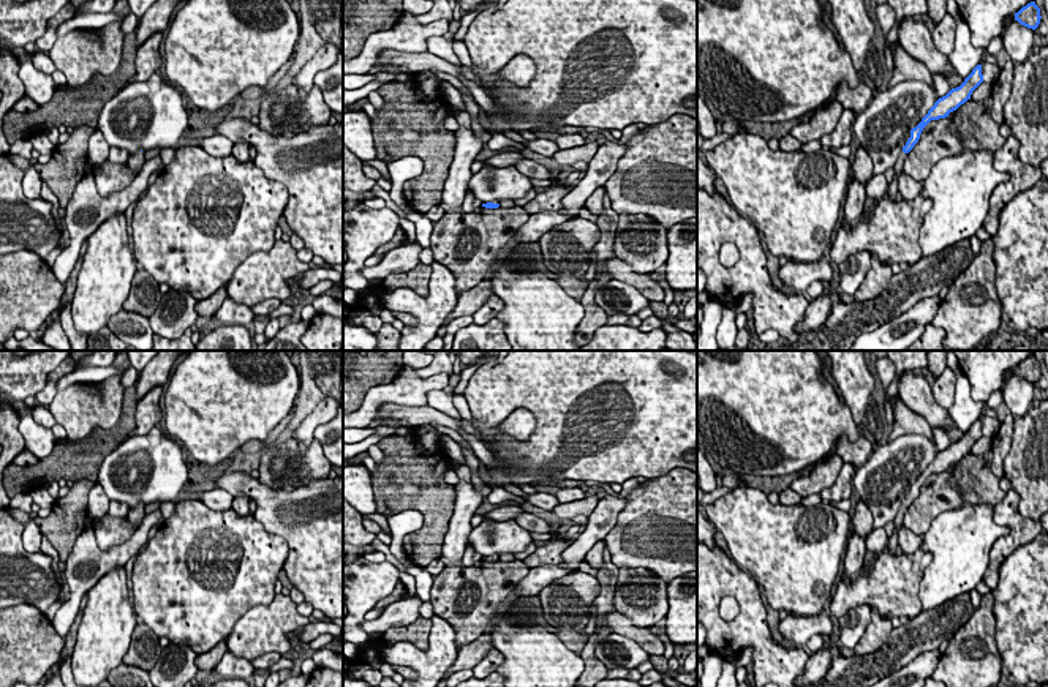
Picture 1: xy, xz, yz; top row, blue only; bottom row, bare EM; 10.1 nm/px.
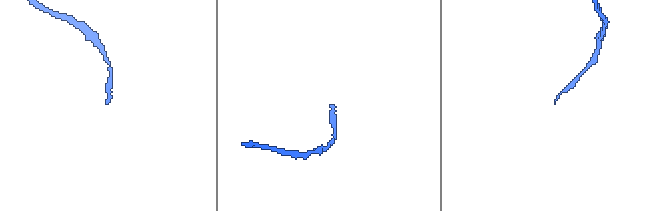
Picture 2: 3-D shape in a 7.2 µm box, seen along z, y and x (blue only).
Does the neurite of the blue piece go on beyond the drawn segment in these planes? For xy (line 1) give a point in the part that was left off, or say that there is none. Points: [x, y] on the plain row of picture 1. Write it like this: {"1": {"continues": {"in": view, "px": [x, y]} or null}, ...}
{"1": {"continues": null}}

